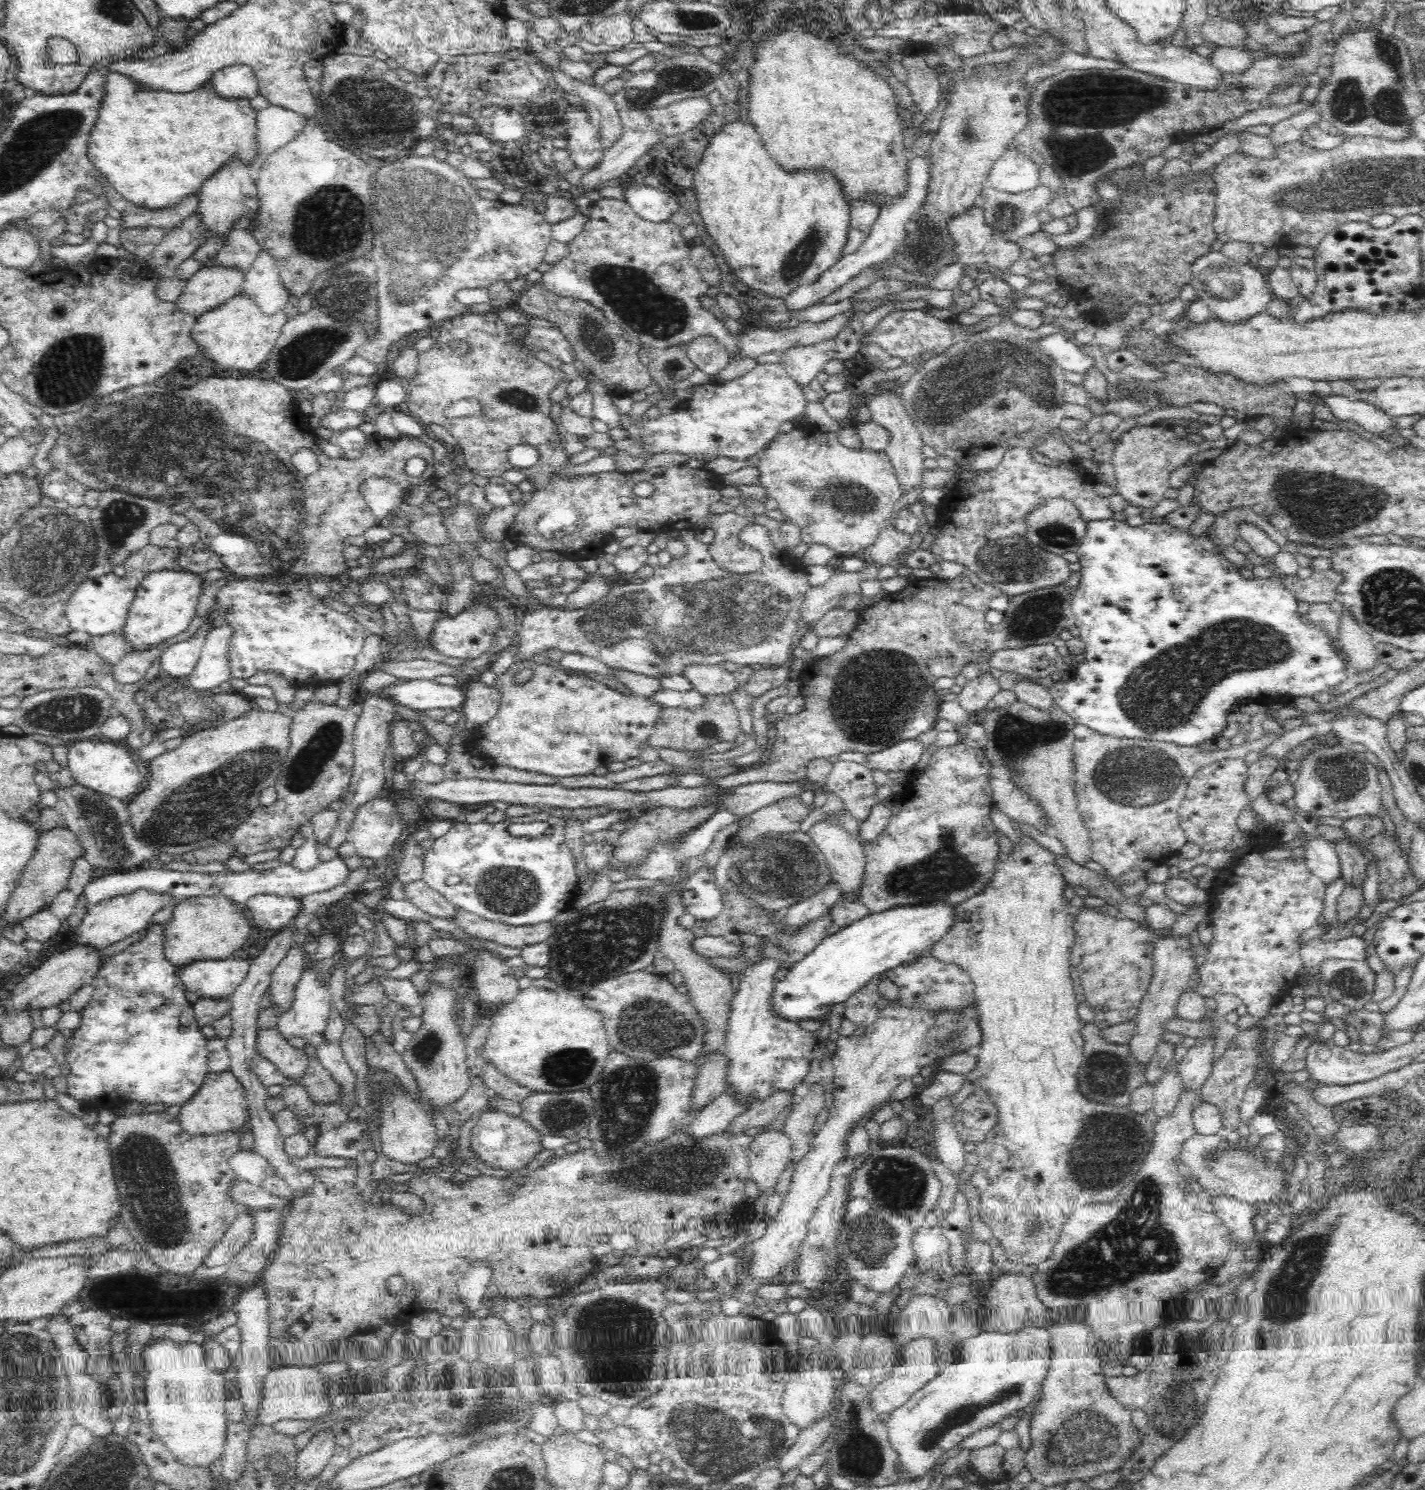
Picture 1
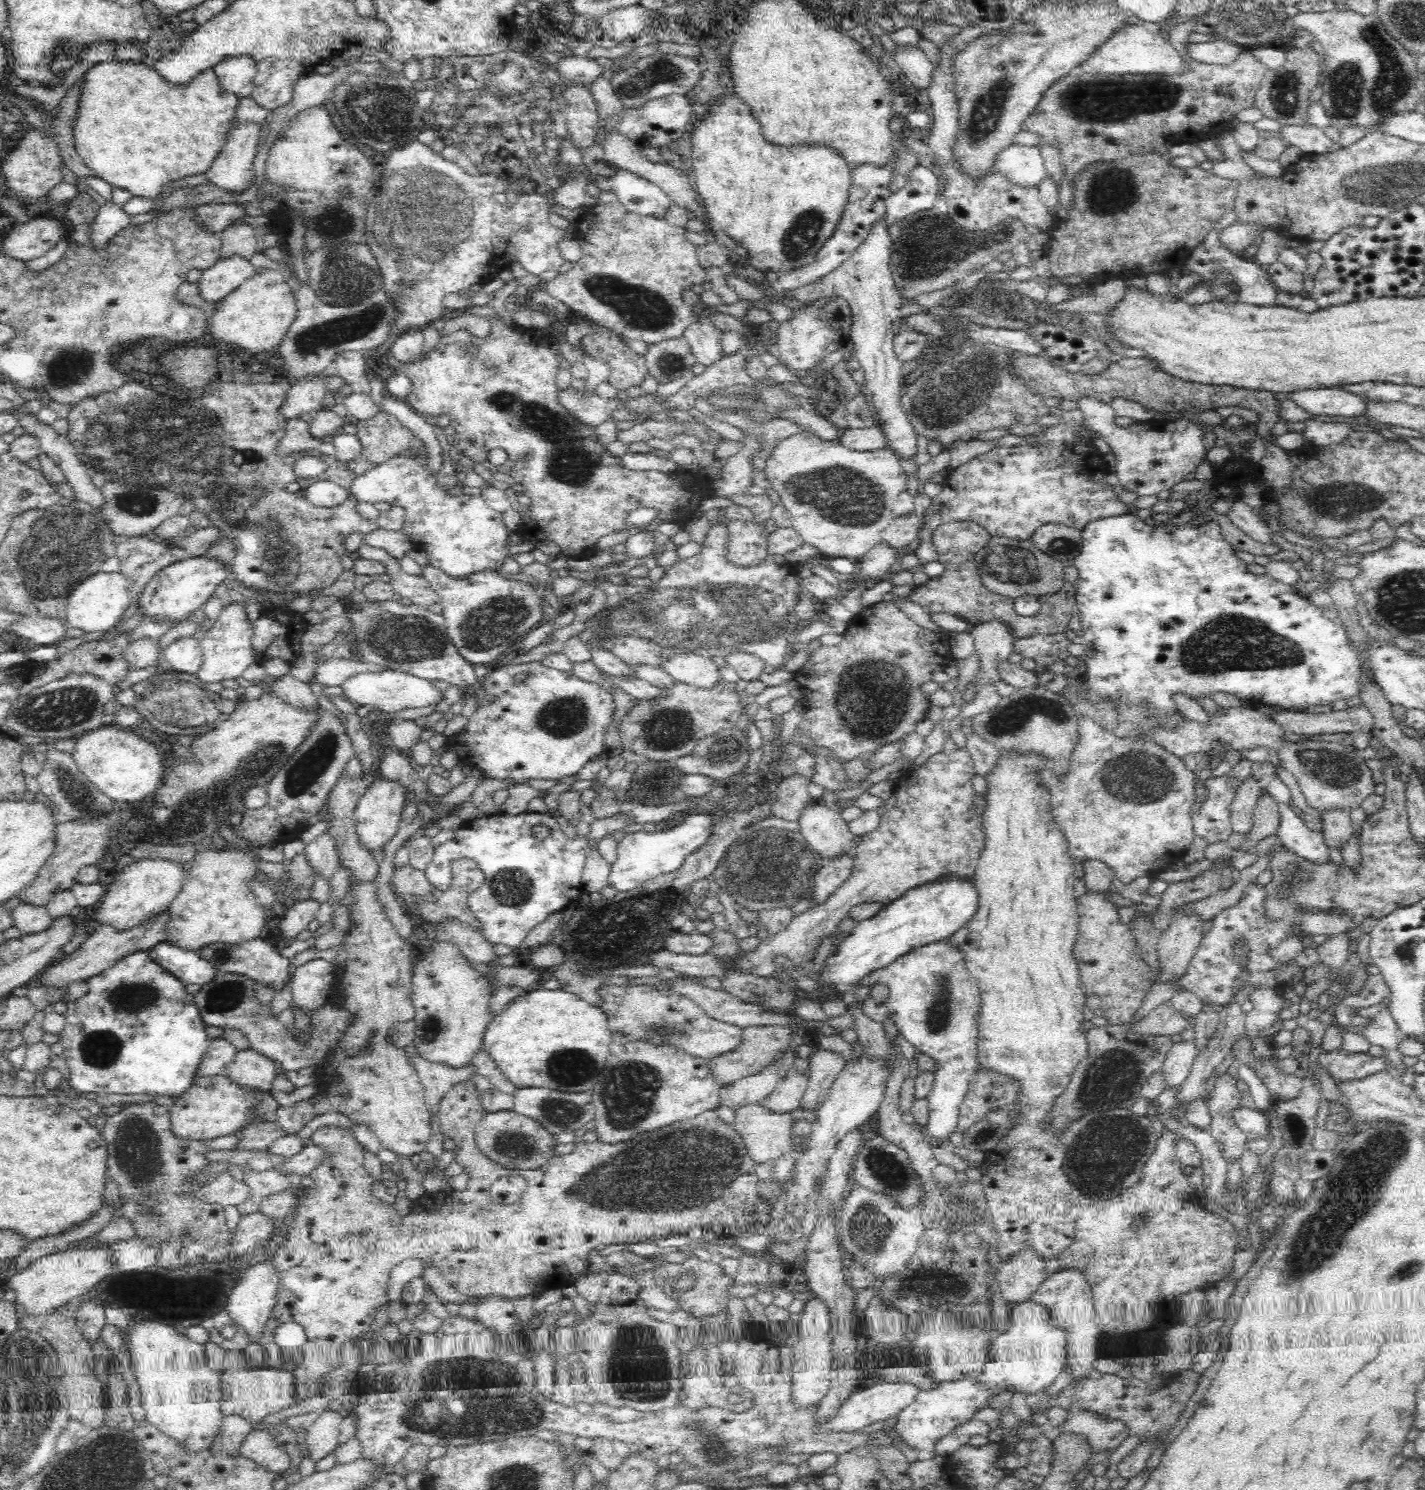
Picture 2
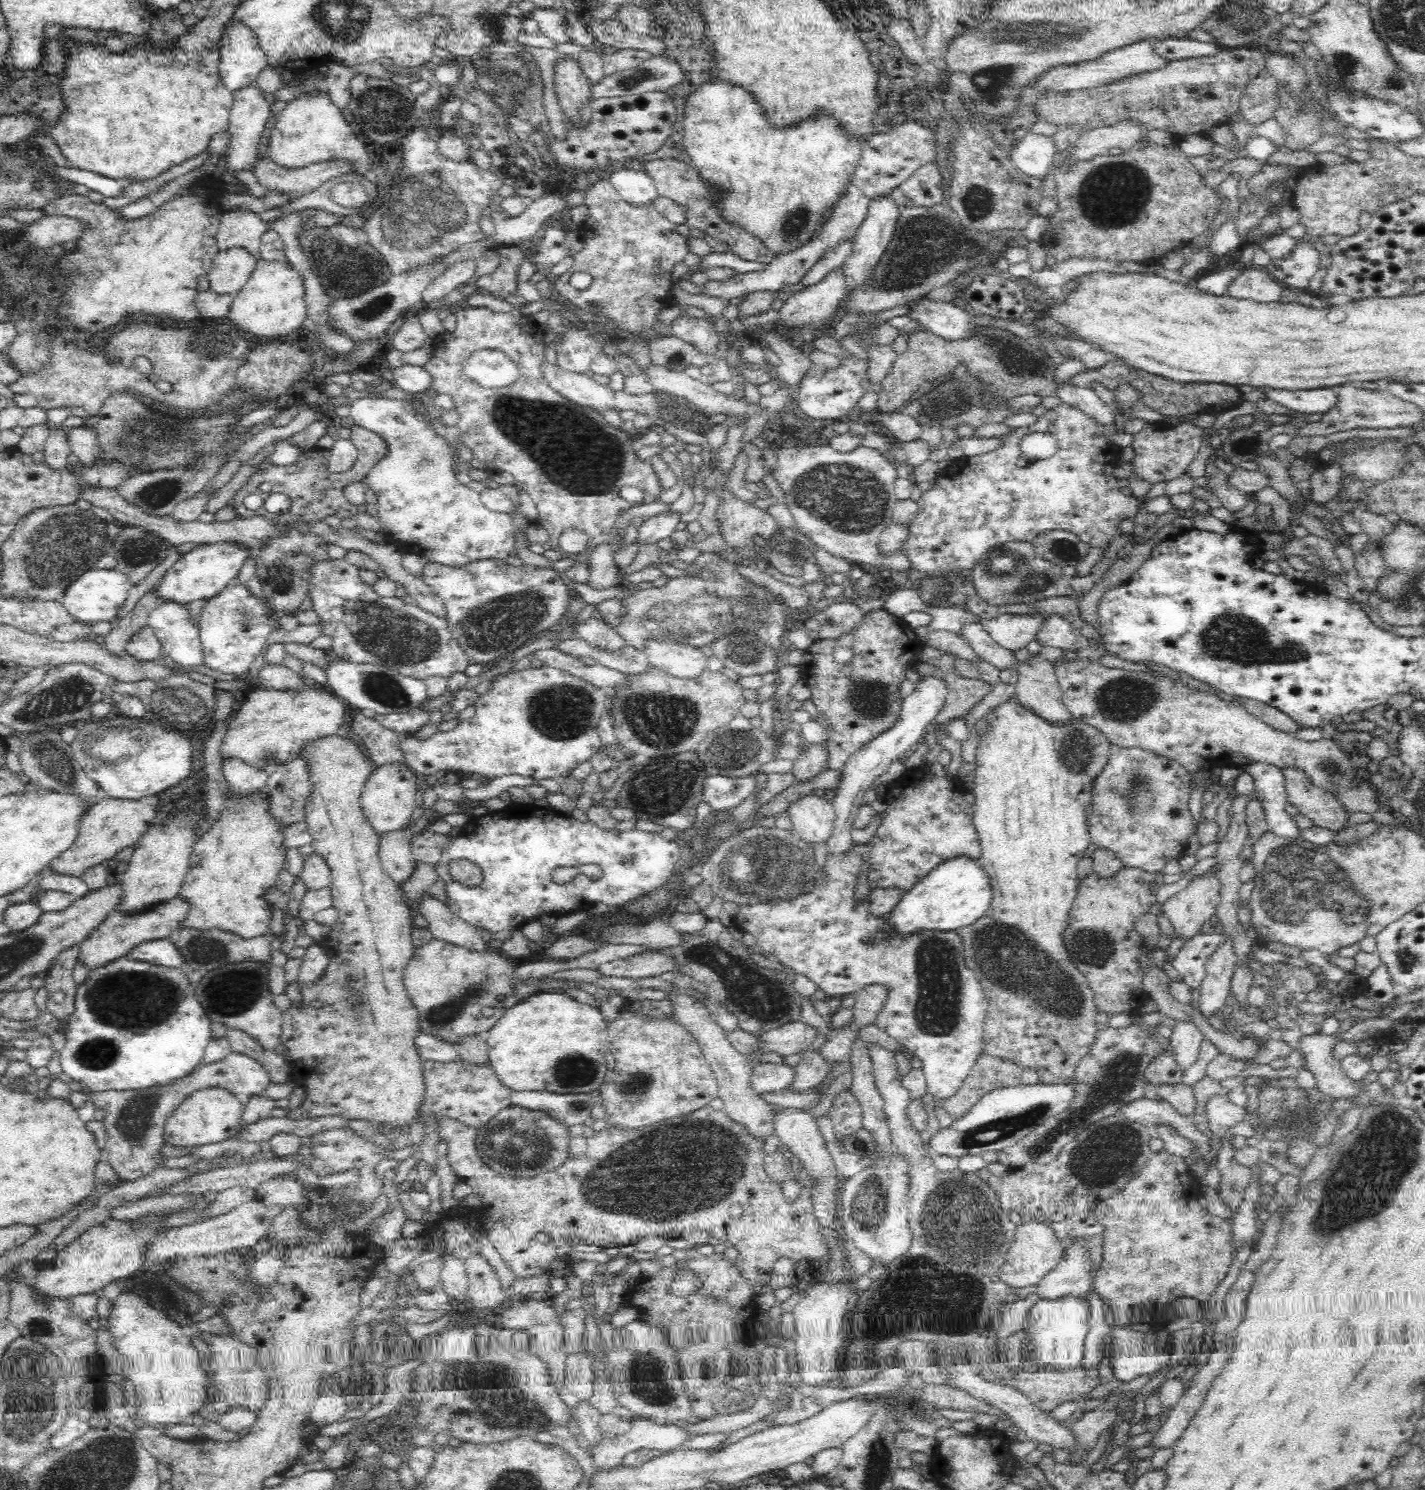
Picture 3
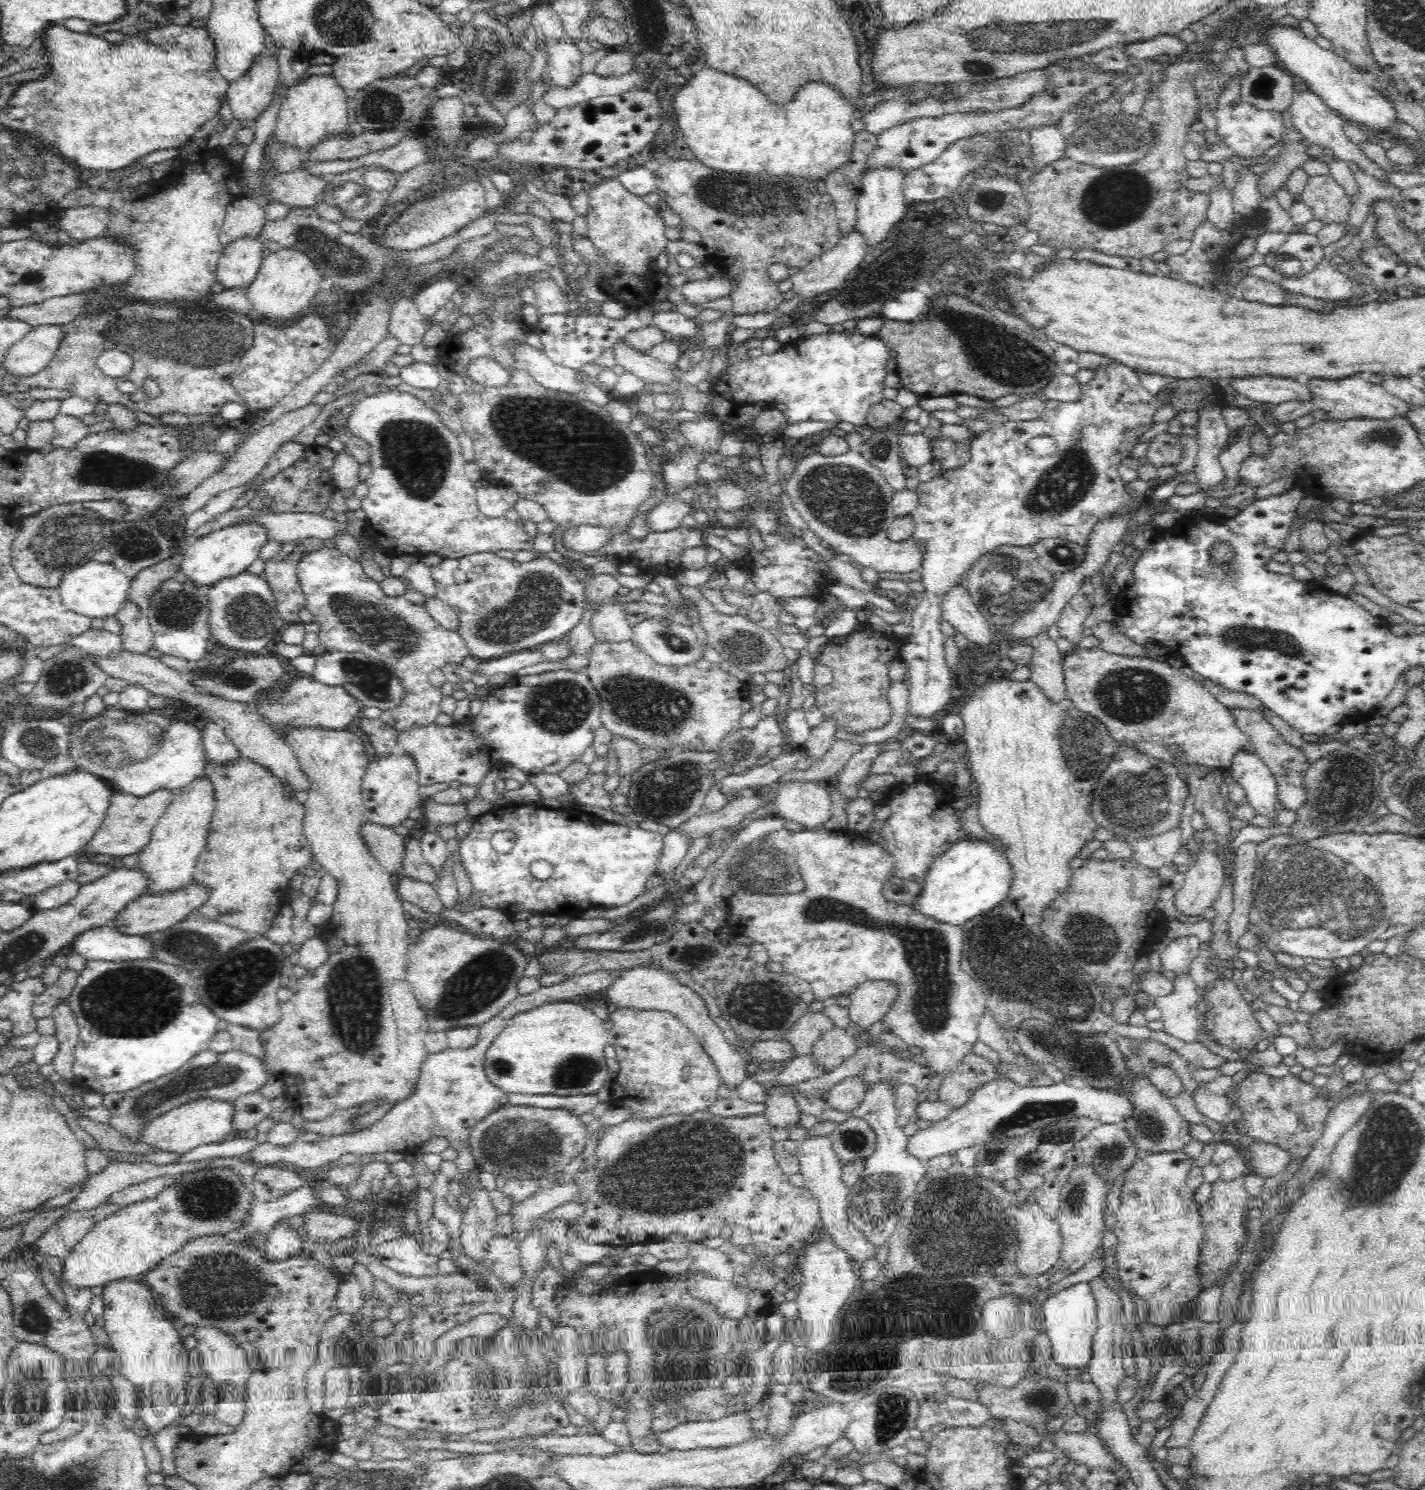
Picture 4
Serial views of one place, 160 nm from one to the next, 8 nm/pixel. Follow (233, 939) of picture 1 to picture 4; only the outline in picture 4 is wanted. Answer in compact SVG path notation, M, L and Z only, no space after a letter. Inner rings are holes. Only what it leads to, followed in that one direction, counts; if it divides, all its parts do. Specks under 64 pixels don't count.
M244 757L232 766L218 766L208 760L204 777L210 780L216 802L206 846L196 862L191 880L191 884L202 884L209 892L202 906L197 908L197 914L243 932L263 936L282 906L279 890L289 886L288 882L299 869L308 868L313 861L311 845L303 834L305 811L302 801L288 797L282 791L282 782L278 778Z

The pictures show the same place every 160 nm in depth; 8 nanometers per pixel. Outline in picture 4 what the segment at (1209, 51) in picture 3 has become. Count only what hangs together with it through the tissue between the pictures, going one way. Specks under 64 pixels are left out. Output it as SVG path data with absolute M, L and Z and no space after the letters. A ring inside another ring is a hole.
M1160 35L1152 40L1144 40L1125 46L1128 55L1134 58L1151 59L1159 55L1168 54L1168 56L1178 56L1188 52L1188 44L1178 38L1177 35Z

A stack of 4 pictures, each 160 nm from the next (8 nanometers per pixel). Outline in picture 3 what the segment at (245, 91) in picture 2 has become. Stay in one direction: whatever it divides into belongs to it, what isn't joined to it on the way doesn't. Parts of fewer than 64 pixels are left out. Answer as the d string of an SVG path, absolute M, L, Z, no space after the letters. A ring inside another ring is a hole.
M227 21L223 26L219 48L219 75L224 86L232 93L255 86L256 78L266 66L266 55L260 50L250 29Z

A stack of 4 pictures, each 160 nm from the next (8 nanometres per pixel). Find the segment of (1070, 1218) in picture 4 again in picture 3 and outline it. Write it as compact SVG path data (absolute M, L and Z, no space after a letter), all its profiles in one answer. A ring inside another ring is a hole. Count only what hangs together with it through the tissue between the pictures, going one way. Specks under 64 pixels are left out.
M1086 1237L1066 1248L1063 1260L1036 1285L1040 1300L1080 1299L1088 1302L1092 1288L1092 1260L1084 1247Z

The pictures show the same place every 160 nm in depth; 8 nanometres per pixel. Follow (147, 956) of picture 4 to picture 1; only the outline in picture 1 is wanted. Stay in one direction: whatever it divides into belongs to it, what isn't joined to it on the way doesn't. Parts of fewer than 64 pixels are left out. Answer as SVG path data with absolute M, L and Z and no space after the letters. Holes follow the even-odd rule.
M246 957L194 962L177 970L177 974L185 990L196 992L200 999L229 1000L248 974L252 960Z

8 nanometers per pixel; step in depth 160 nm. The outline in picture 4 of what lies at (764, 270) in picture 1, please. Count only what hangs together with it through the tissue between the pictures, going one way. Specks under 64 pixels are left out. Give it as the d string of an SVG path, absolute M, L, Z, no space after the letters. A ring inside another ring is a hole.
M706 67L682 86L675 96L674 108L688 150L711 170L740 176L793 176L805 182L824 182L830 172L838 170L852 156L855 133L852 131L851 116L854 108L843 102L841 96L827 84L810 82L804 88L798 88L796 98L790 104L772 106L746 80Z

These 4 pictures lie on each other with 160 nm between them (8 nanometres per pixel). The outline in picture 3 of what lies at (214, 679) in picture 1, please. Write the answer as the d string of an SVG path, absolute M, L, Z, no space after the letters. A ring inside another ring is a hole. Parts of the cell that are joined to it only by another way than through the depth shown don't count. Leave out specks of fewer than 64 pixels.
M236 586L214 596L204 606L198 626L204 664L220 674L246 674L250 664L262 654L268 635L276 628L274 611L264 599L254 597L246 586Z

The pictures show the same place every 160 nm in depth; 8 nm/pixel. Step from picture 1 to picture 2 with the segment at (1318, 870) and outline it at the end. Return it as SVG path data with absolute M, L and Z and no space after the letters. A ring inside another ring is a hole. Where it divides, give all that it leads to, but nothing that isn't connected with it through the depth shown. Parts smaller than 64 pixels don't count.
M1277 775L1268 781L1270 784L1264 793L1278 801L1281 824L1276 836L1283 846L1292 855L1314 865L1314 867L1329 864L1331 862L1330 852L1328 852L1329 845L1322 832L1313 832L1308 829L1305 818L1300 816L1298 811L1292 810L1291 792Z

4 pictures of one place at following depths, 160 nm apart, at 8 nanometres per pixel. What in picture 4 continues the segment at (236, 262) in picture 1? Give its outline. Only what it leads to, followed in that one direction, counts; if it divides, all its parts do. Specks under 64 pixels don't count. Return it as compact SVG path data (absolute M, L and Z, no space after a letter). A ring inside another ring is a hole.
M242 197L231 202L225 210L225 219L219 234L220 244L228 244L240 238L249 237L256 240L266 224L264 207L250 198Z

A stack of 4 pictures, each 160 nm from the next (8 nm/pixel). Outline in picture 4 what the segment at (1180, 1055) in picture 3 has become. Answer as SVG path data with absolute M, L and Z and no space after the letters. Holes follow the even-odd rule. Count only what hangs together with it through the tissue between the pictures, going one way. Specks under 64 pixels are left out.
M1176 974L1174 980L1174 992L1165 997L1155 997L1154 1004L1161 1012L1161 1020L1164 1025L1164 1031L1186 1044L1196 1042L1196 1038L1200 1036L1200 1028L1198 1026L1203 1022L1202 1016L1198 1011L1198 987L1194 983L1189 974Z

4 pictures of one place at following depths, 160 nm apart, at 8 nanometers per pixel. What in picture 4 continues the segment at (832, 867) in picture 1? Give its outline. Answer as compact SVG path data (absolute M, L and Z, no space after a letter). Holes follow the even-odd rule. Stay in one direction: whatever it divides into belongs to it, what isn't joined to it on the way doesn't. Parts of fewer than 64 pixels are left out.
M823 782L789 783L778 790L774 811L783 820L792 820L792 822L800 824L804 831L812 831L830 820L832 816L831 802L828 785Z

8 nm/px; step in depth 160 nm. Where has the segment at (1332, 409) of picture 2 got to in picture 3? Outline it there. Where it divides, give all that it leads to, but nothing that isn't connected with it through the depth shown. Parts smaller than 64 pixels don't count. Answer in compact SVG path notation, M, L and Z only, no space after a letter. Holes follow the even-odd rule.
M1272 388L1262 389L1264 395L1274 402L1278 402L1294 413L1326 414L1330 408L1338 404L1338 395L1331 388L1282 391Z

